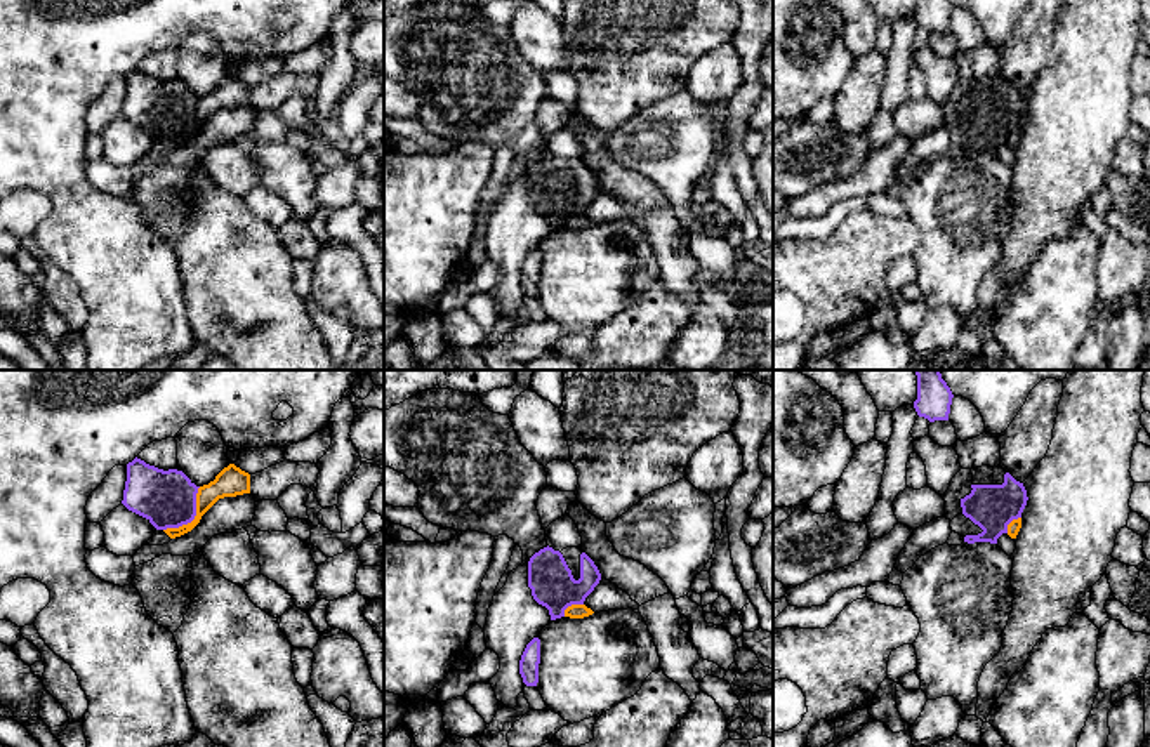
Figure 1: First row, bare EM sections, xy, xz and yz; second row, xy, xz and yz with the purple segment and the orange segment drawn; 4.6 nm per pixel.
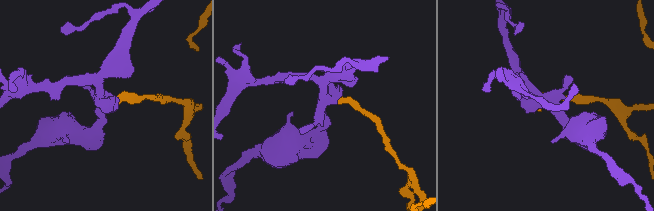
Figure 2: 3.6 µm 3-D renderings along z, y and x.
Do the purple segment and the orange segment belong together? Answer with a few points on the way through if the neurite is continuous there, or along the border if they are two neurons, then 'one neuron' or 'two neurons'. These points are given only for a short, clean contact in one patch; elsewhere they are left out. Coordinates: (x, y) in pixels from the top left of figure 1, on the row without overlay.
border xy (200, 98), (195, 127), (186, 134), (164, 141); two neurons

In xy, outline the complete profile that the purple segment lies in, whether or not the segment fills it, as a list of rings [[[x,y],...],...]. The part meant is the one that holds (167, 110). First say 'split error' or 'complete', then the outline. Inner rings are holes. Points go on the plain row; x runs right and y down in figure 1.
complete; [[[135,68],[127,75],[122,115],[156,141],[179,139],[196,127],[198,99],[182,82],[163,82]]]

